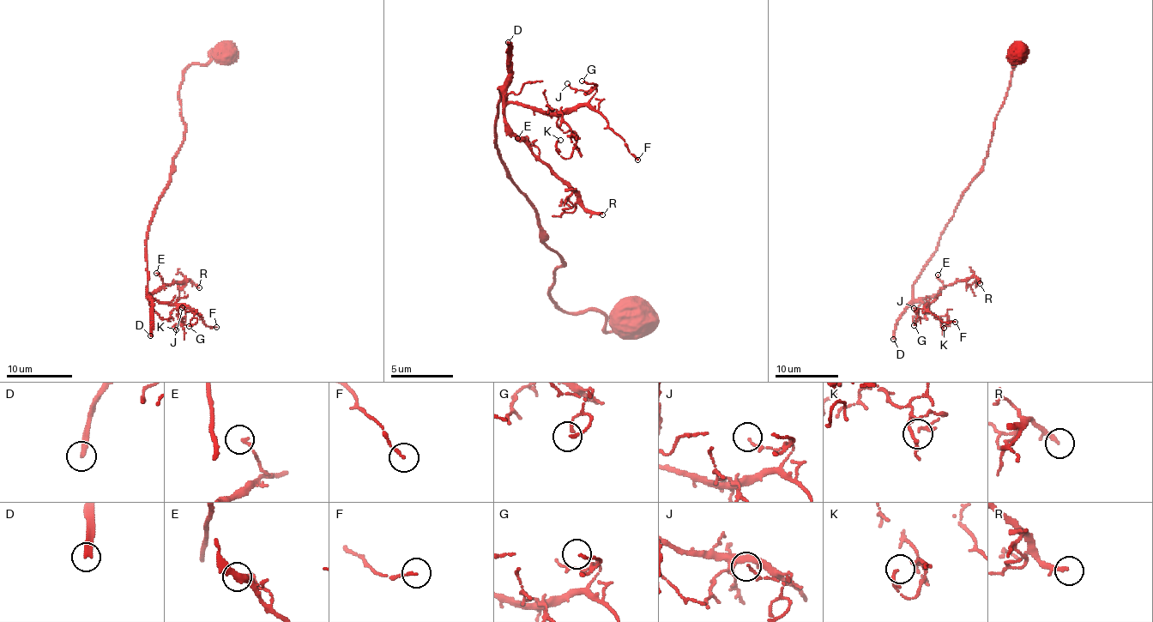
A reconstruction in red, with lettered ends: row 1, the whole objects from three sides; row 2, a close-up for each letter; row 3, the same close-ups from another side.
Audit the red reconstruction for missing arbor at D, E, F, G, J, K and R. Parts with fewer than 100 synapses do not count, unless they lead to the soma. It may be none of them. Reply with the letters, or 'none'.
D

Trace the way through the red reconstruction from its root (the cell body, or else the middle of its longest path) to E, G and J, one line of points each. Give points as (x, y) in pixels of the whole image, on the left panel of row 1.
E: (225, 54), (192, 64), (184, 74), (179, 97), (184, 134), (146, 237), (147, 297), (164, 285), (156, 273)
G: (225, 54), (184, 74), (184, 134), (146, 237), (147, 294), (197, 310), (189, 326)
J: (225, 54), (192, 64), (184, 74), (179, 97), (184, 134), (146, 237), (147, 294), (197, 311), (182, 307)

